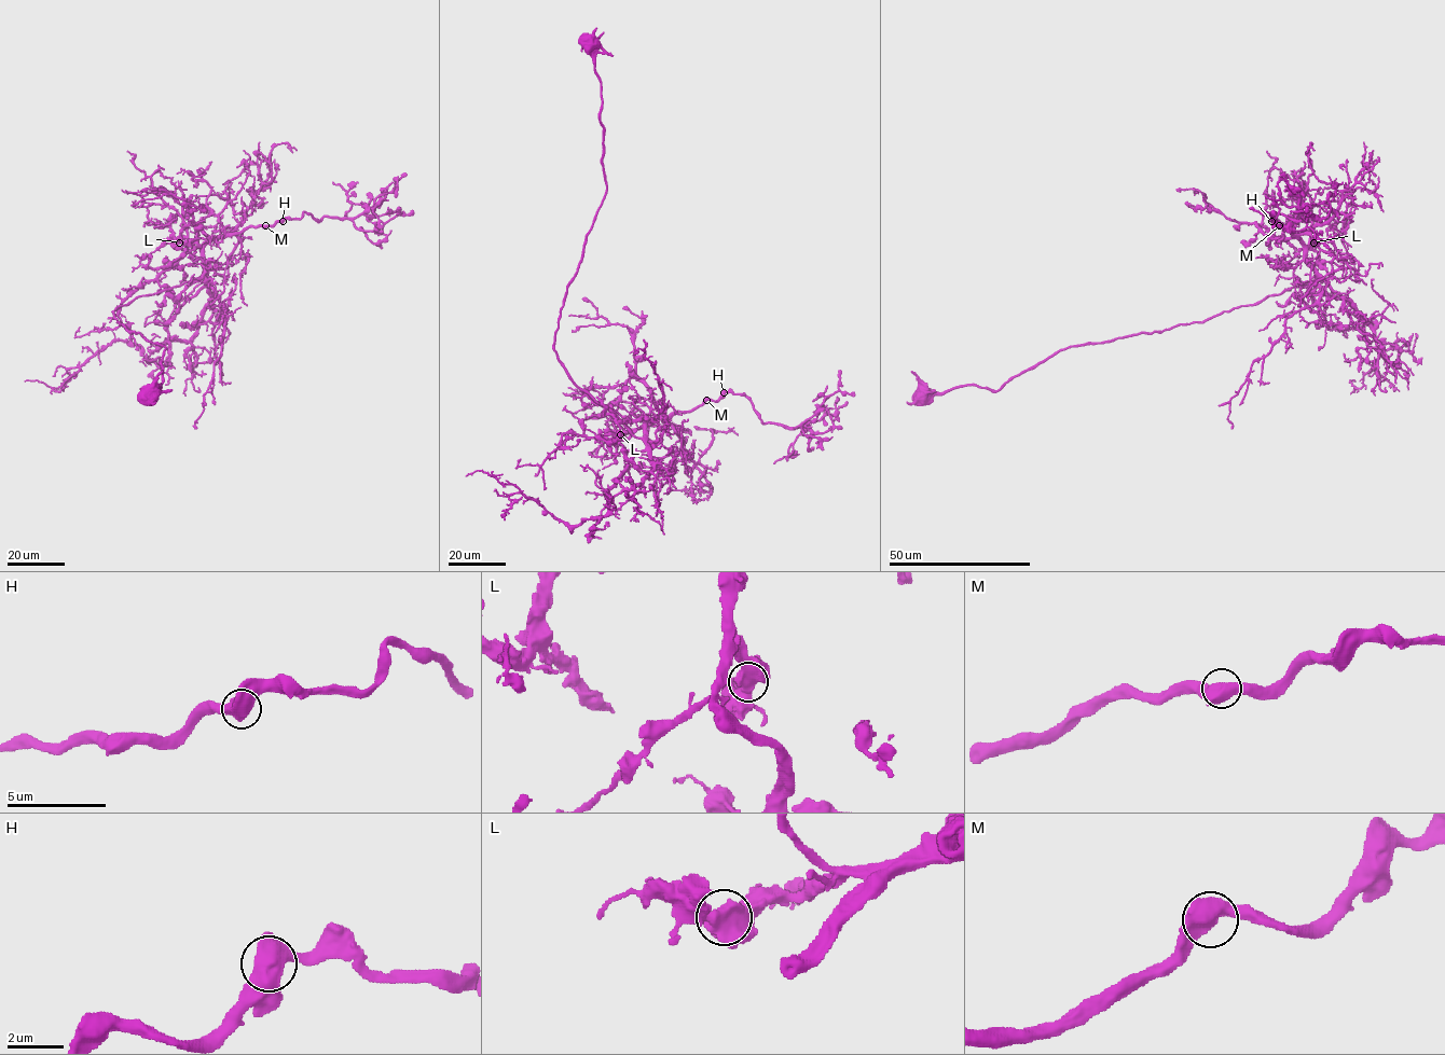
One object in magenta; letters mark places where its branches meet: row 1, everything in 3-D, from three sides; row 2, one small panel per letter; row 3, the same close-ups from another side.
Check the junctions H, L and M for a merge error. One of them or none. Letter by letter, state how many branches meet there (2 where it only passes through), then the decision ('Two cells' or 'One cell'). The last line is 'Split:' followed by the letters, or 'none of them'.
H: Branches: 2. One cell
L: Branches: 2. One cell
M: Branches: 2. One cell
Split: none of them

